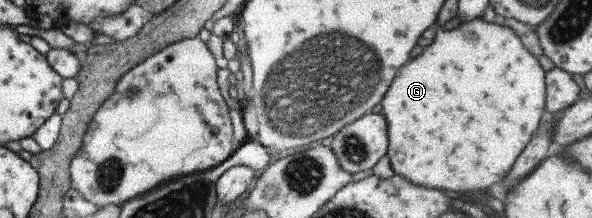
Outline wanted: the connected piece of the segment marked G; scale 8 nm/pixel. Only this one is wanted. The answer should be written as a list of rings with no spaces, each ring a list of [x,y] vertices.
[[[481,18],[462,23],[452,30],[438,30],[434,42],[422,50],[422,54],[400,68],[388,91],[382,98],[382,114],[387,127],[387,152],[393,175],[399,175],[412,185],[439,192],[485,192],[494,183],[501,182],[512,169],[516,158],[523,152],[532,134],[537,130],[539,123],[546,116],[545,111],[545,72],[540,68],[536,57],[530,55],[520,43],[516,34],[507,27],[496,23],[489,24]]]

